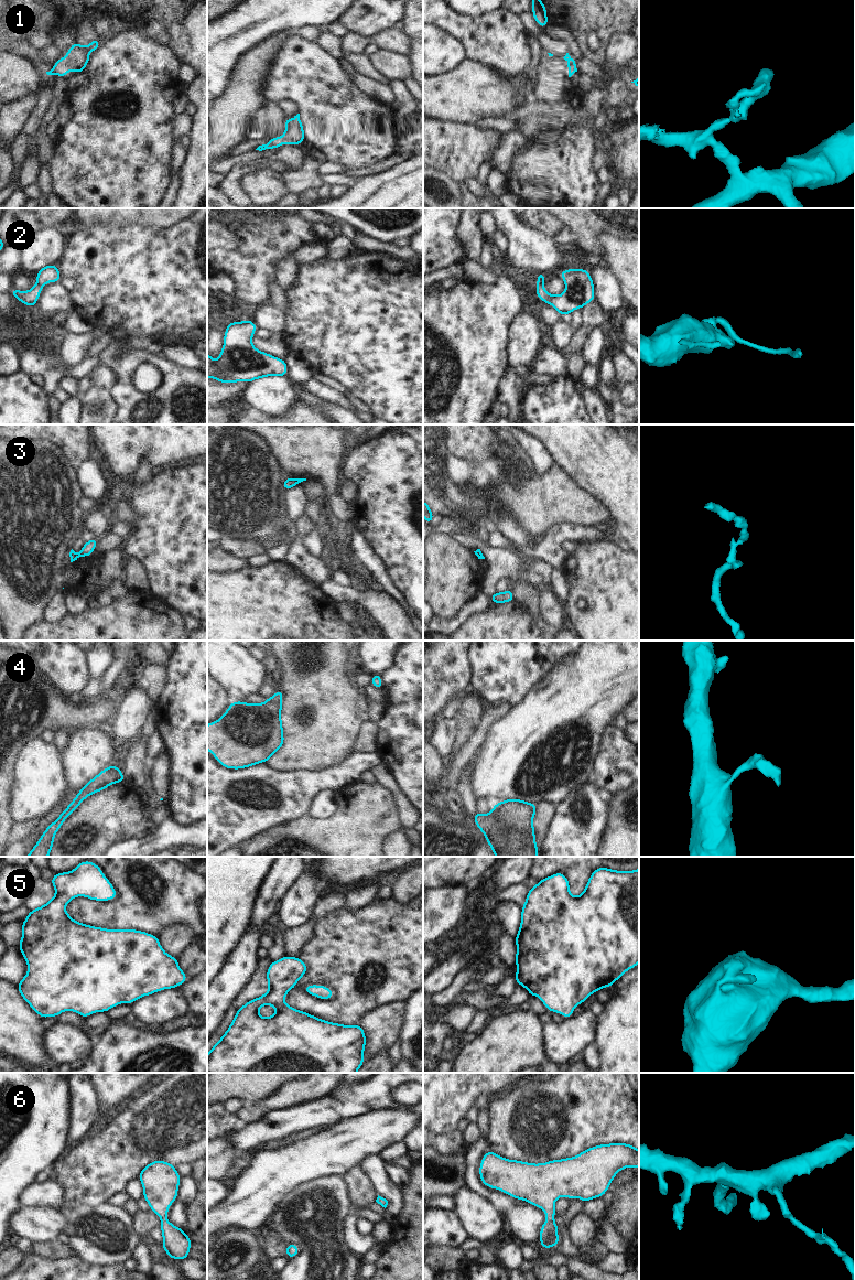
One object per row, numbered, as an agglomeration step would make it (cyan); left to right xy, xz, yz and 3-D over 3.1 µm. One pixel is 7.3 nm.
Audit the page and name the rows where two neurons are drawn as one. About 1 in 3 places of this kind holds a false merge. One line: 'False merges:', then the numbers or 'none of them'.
False merges: 3

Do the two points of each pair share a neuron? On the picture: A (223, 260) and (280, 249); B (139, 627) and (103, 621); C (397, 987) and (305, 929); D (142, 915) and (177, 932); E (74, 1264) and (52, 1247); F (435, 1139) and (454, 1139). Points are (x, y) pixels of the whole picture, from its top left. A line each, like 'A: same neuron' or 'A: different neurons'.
A: same neuron
B: same neuron
C: different neurons
D: different neurons
E: different neurons
F: same neuron

